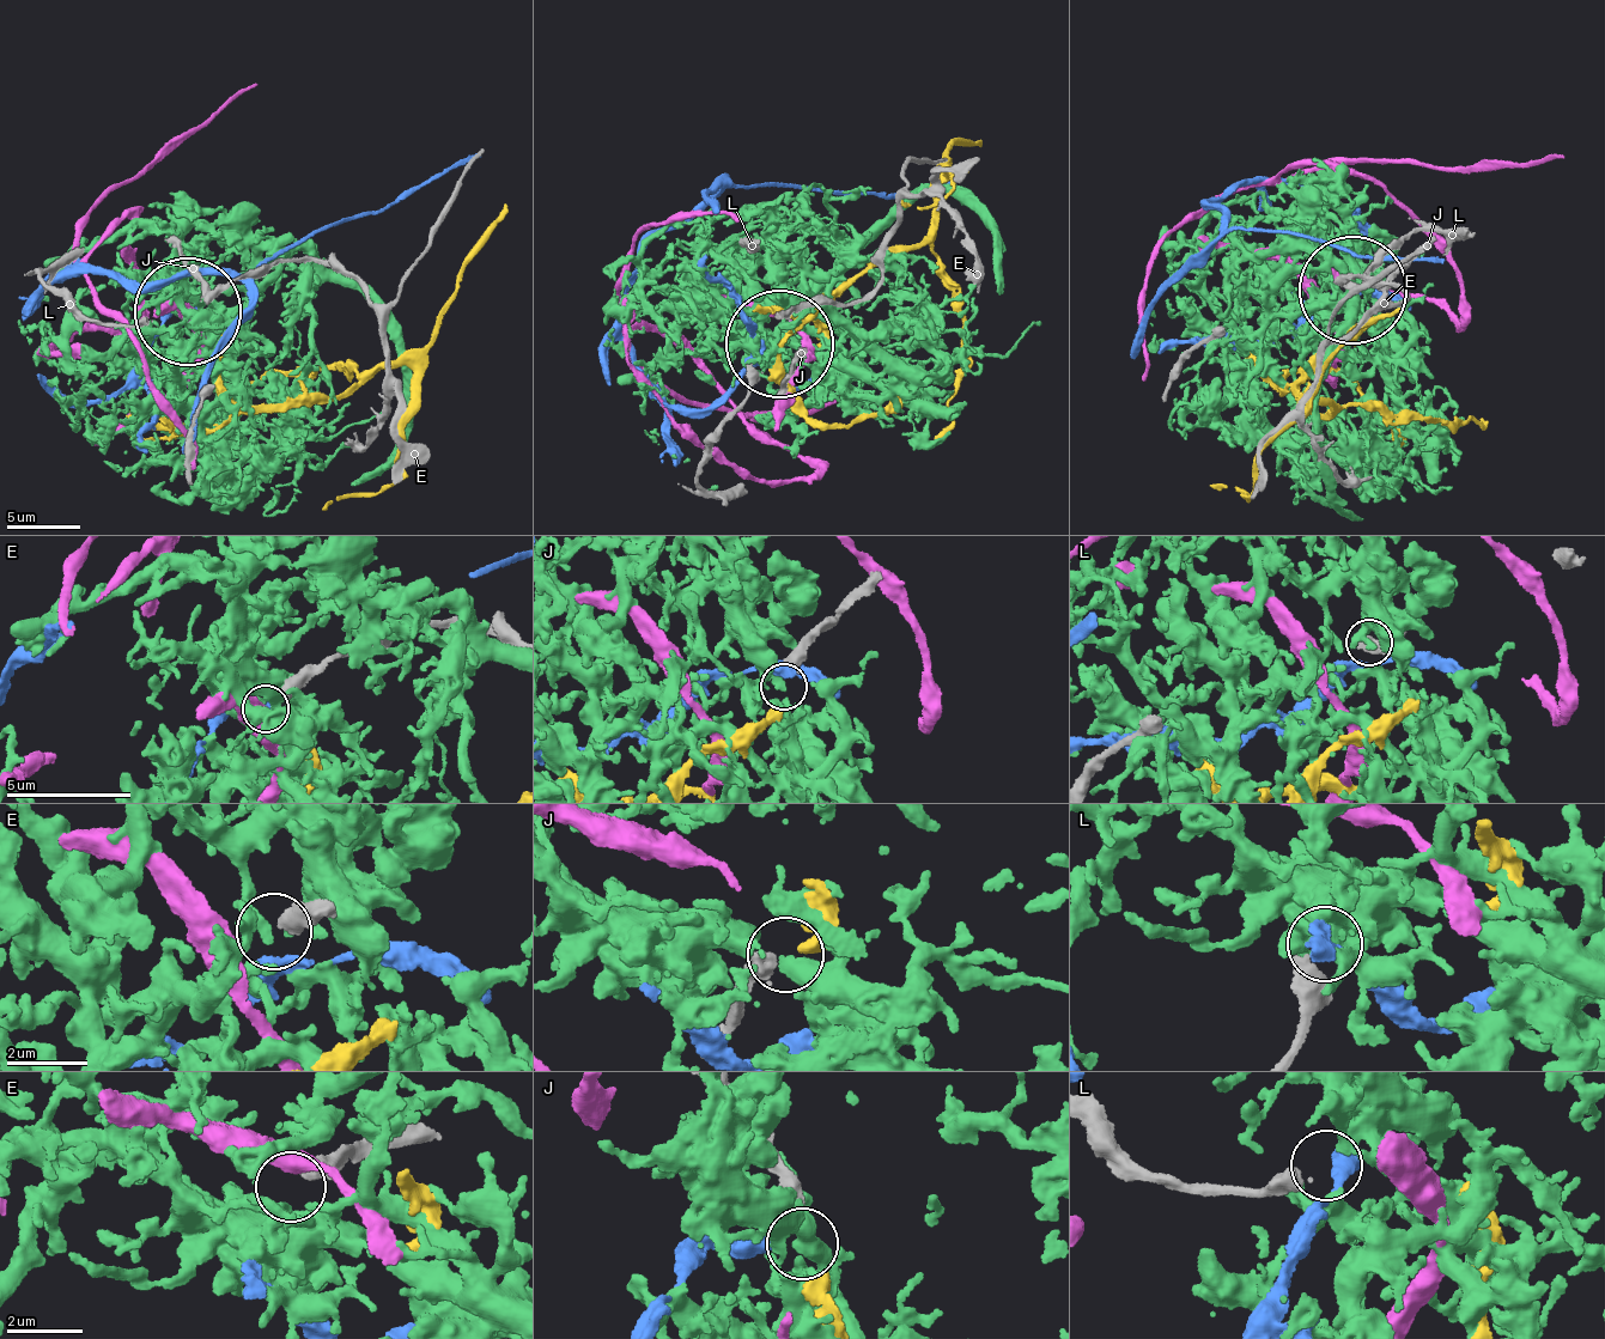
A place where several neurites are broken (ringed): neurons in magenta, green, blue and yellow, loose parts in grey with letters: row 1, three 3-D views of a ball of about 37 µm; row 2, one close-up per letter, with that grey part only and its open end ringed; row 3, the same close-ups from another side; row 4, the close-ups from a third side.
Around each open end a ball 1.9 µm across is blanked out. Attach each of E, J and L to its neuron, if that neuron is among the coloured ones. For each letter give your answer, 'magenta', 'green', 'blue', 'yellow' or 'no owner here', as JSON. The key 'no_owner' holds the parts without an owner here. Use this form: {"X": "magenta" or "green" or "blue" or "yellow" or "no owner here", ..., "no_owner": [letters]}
{"E": "no owner here", "J": "yellow", "L": "no owner here", "no_owner": ["E", "L"]}

